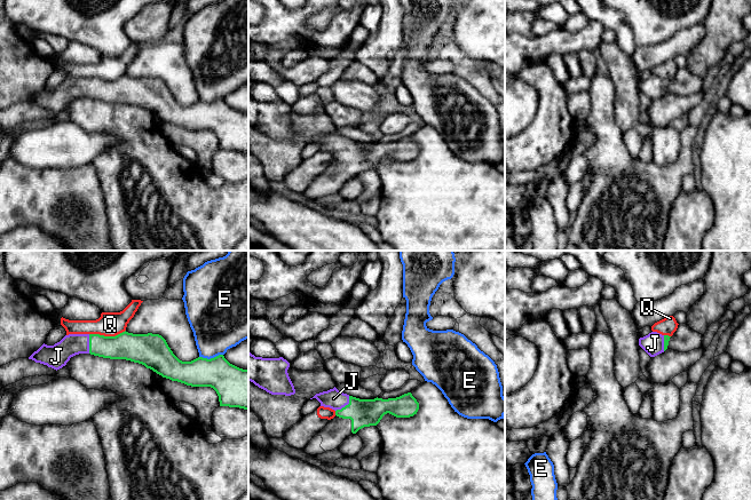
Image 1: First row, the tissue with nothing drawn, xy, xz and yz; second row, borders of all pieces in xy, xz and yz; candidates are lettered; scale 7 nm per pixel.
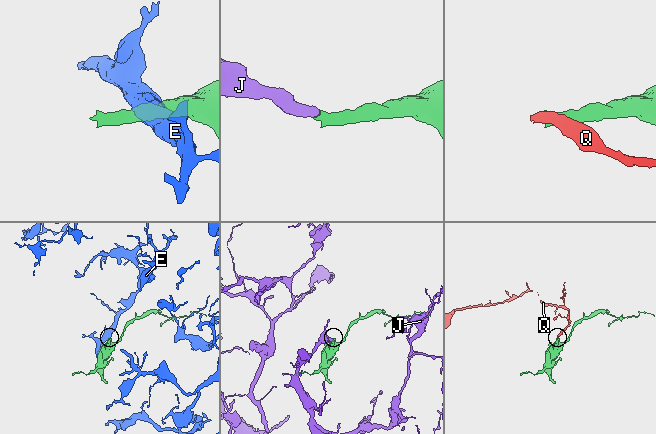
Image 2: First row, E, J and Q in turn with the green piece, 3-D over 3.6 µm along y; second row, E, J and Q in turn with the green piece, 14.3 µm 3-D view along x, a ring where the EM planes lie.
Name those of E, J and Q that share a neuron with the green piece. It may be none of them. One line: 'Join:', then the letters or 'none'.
Join: J

